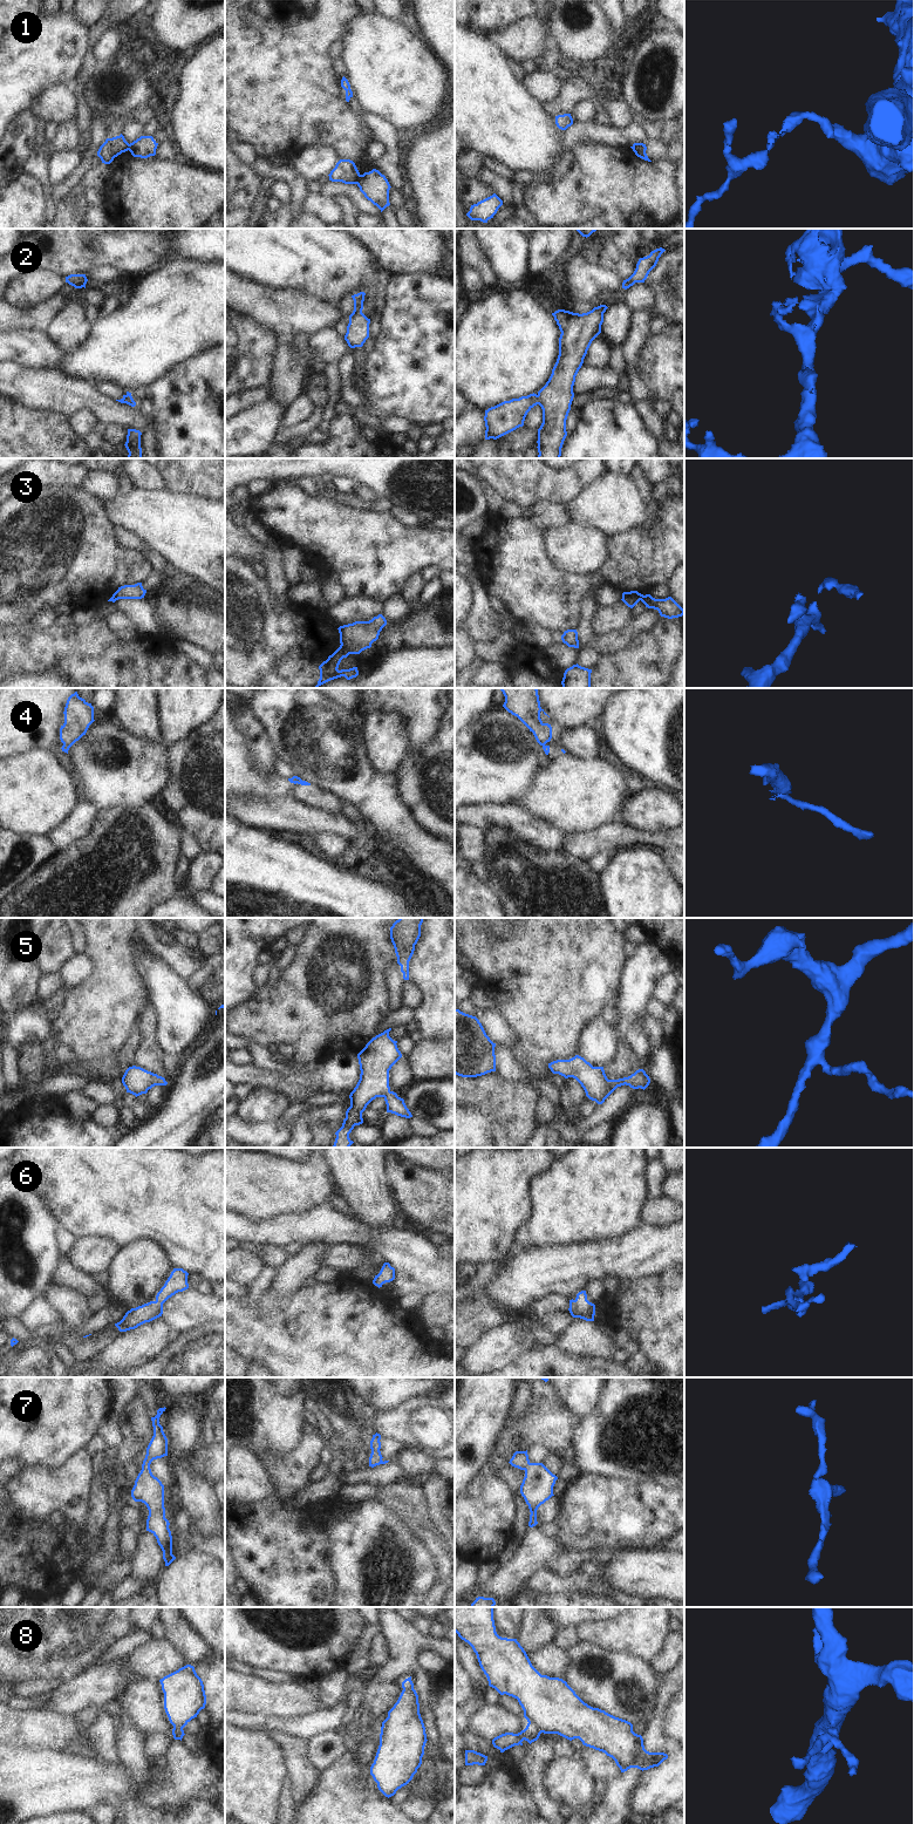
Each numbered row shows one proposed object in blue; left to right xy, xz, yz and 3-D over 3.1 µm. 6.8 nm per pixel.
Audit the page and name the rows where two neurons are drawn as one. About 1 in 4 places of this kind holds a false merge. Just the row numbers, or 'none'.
1, 2, 3, 4, 8

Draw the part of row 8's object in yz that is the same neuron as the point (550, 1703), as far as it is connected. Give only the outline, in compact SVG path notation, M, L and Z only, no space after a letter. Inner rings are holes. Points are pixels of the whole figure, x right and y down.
M455 1607L455 1632L472 1647L489 1686L500 1695L517 1699L527 1722L536 1724L544 1734L558 1734L569 1741L579 1738L584 1745L612 1757L621 1772L630 1768L648 1770L668 1758L664 1752L647 1751L642 1736L633 1731L630 1722L588 1706L562 1679L541 1675L517 1639L497 1634L493 1607Z

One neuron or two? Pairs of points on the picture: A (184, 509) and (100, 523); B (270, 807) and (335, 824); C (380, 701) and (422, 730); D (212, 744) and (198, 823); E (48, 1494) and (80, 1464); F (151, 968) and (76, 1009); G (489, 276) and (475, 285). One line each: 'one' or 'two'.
A: two
B: one
C: one
D: one
E: one
F: two
G: two

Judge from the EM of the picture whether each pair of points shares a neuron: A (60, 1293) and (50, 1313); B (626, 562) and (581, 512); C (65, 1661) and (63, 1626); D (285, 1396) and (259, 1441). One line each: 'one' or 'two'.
A: two
B: two
C: one
D: one

